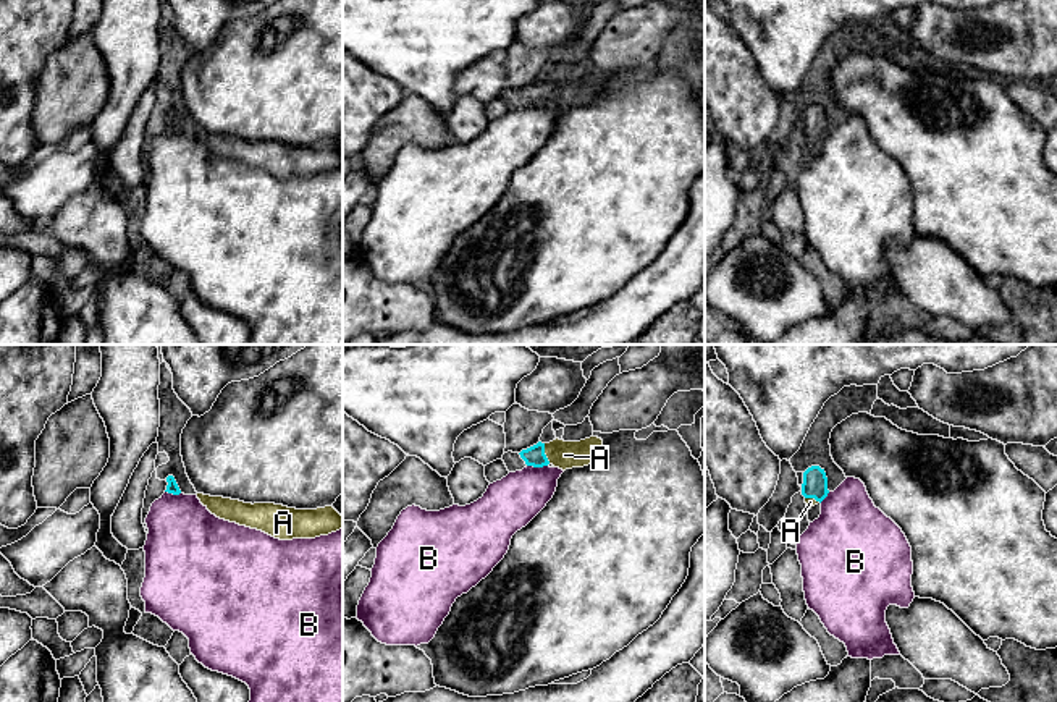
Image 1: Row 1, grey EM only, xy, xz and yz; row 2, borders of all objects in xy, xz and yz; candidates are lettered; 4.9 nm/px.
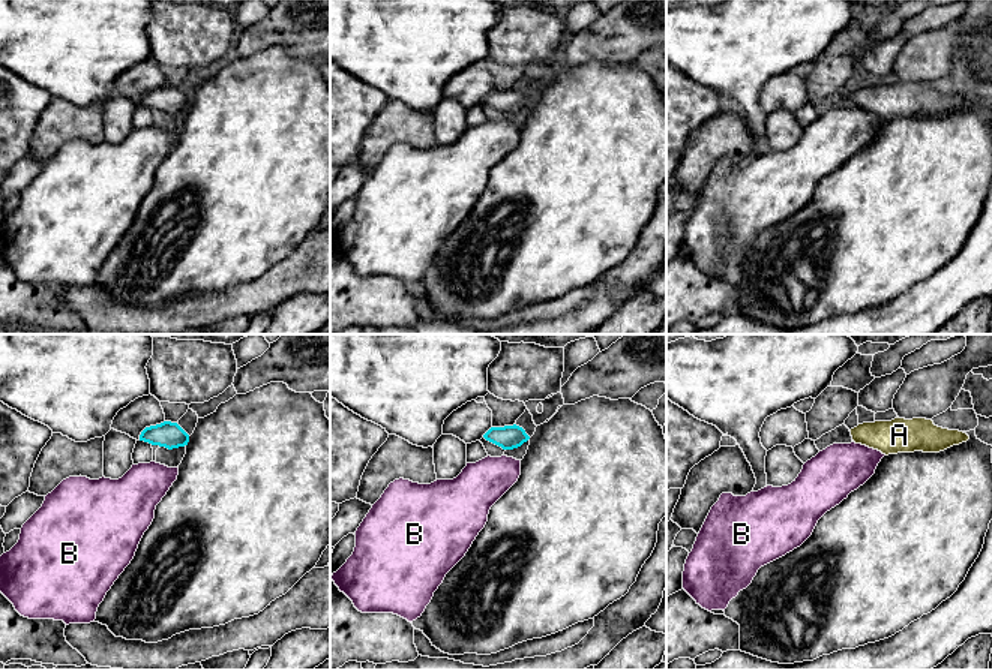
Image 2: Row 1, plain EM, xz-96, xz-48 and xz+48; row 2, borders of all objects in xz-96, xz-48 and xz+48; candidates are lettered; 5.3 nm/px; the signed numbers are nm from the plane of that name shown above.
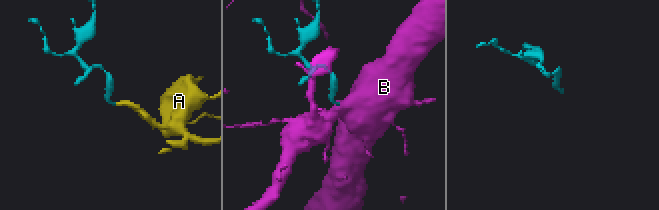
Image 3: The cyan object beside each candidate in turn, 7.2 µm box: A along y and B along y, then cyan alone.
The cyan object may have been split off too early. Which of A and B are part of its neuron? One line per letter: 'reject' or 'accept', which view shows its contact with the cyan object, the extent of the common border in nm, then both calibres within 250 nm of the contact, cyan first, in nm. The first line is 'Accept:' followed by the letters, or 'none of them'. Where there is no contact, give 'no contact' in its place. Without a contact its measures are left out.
Accept: A
A: accept | xz | 110 nm | 100/140 nm
B: reject | xz | 110 nm | 100/260 nm

